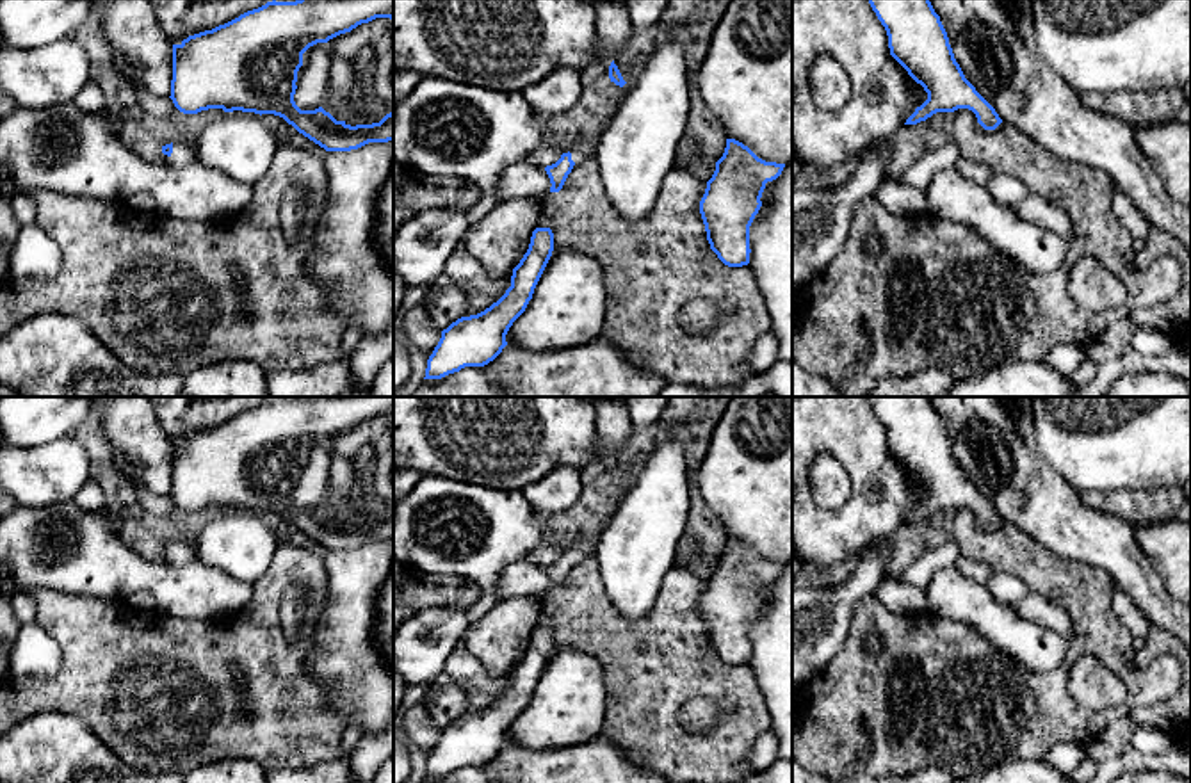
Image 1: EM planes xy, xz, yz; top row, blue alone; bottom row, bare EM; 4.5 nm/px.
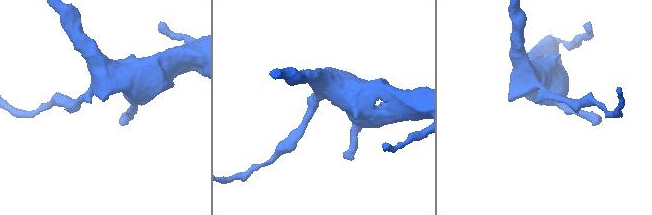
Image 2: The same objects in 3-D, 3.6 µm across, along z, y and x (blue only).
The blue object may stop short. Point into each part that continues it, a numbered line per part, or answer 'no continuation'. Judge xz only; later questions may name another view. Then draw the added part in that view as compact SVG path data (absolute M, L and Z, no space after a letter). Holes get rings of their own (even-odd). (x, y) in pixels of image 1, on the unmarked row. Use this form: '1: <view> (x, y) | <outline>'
1: xz (581, 550) | M582 541L575 546L571 546L571 559L575 562L580 562L584 557L587 557L589 553L593 553L595 543L593 541Z

